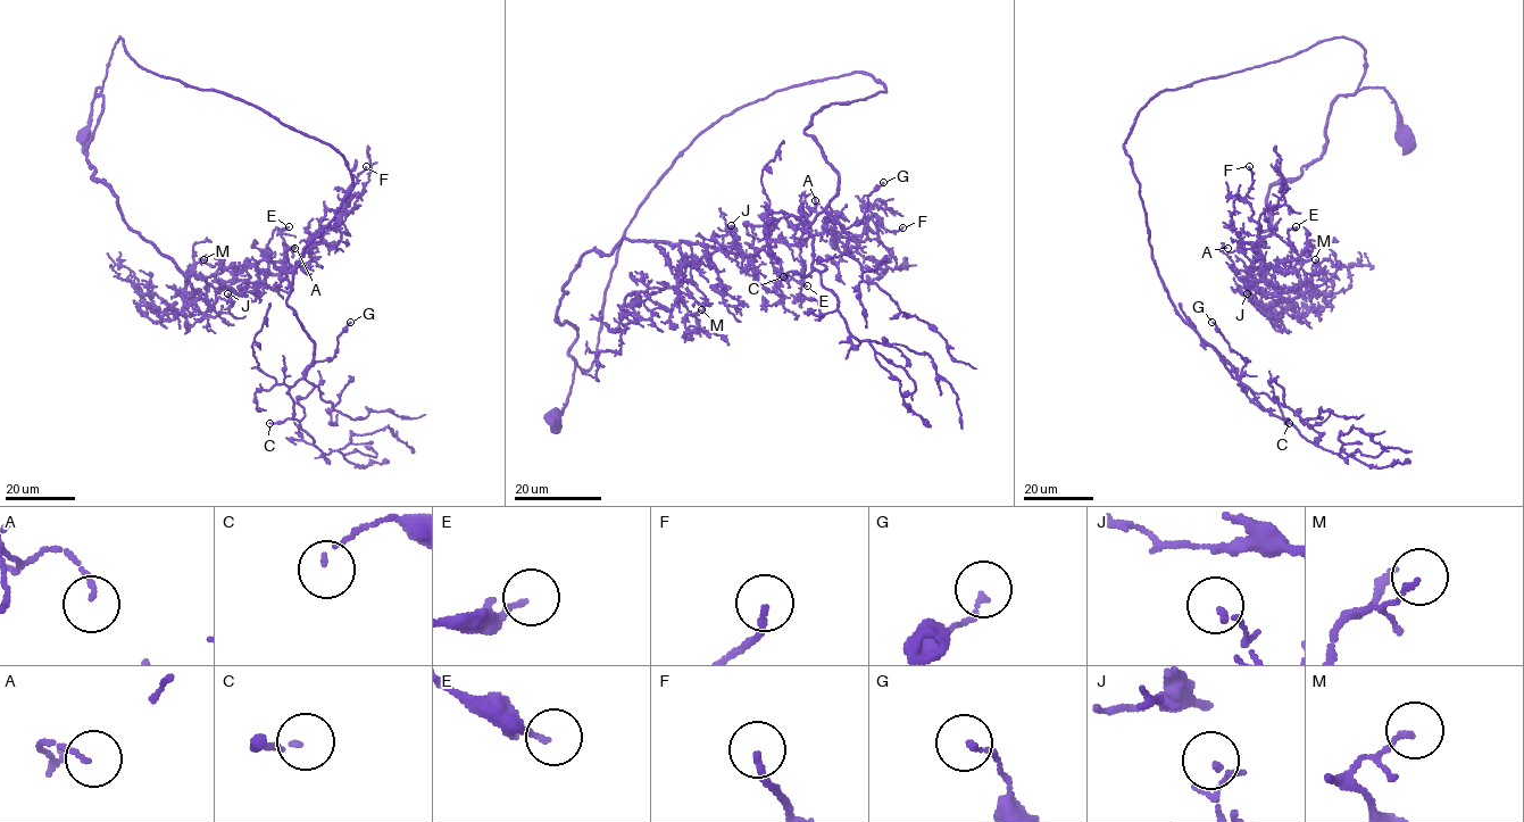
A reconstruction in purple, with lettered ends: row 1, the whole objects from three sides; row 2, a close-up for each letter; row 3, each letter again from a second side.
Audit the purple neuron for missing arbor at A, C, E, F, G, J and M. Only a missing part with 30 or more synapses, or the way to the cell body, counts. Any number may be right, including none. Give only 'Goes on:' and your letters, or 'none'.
Goes on: F

